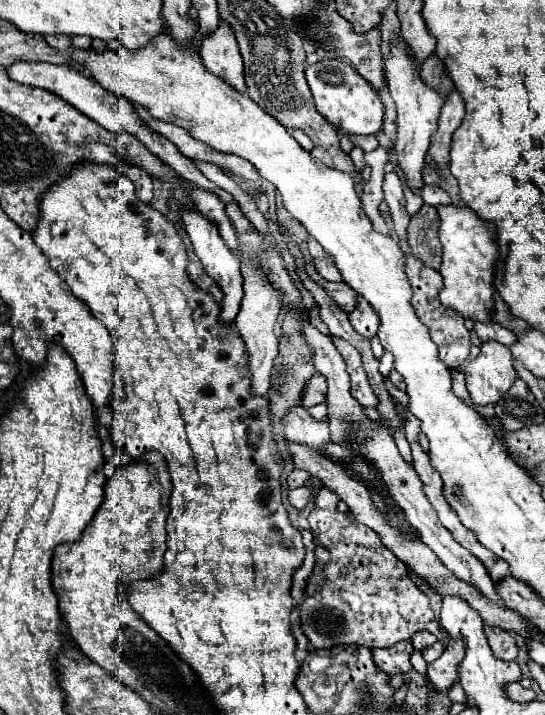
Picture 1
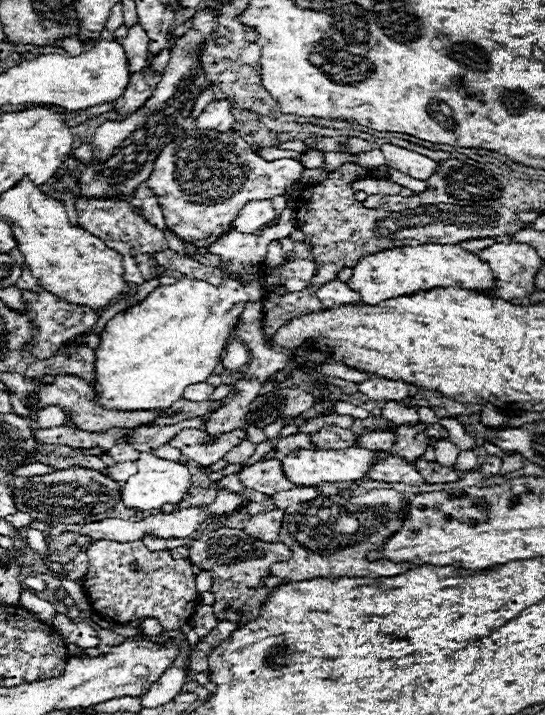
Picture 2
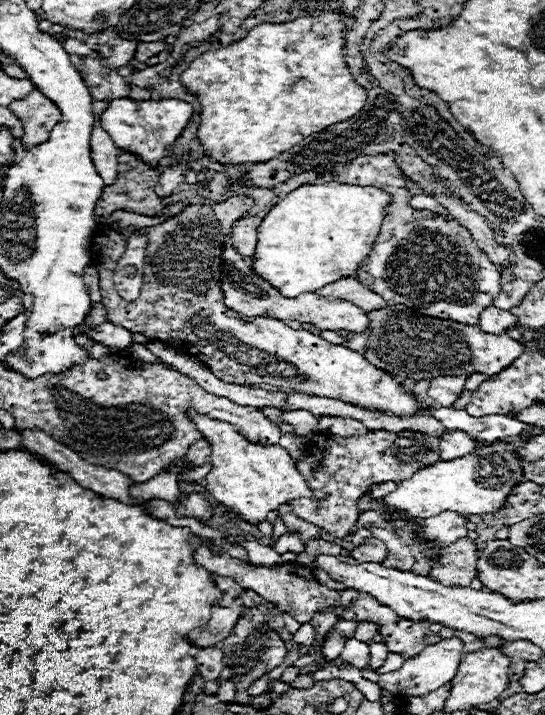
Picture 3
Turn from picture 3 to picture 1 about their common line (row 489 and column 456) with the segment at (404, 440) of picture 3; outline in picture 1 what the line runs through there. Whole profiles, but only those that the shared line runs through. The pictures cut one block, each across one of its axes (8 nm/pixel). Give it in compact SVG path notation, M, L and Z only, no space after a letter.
M406 254L404 264L406 264L408 282L412 286L412 306L414 306L416 314L418 314L418 318L428 326L432 342L440 350L440 360L450 370L462 366L466 362L468 354L470 354L470 332L464 326L464 316L456 314L456 310L450 310L448 306L438 302L438 290L442 288L442 276L438 274L438 270L432 270L432 268L424 266L414 254Z

